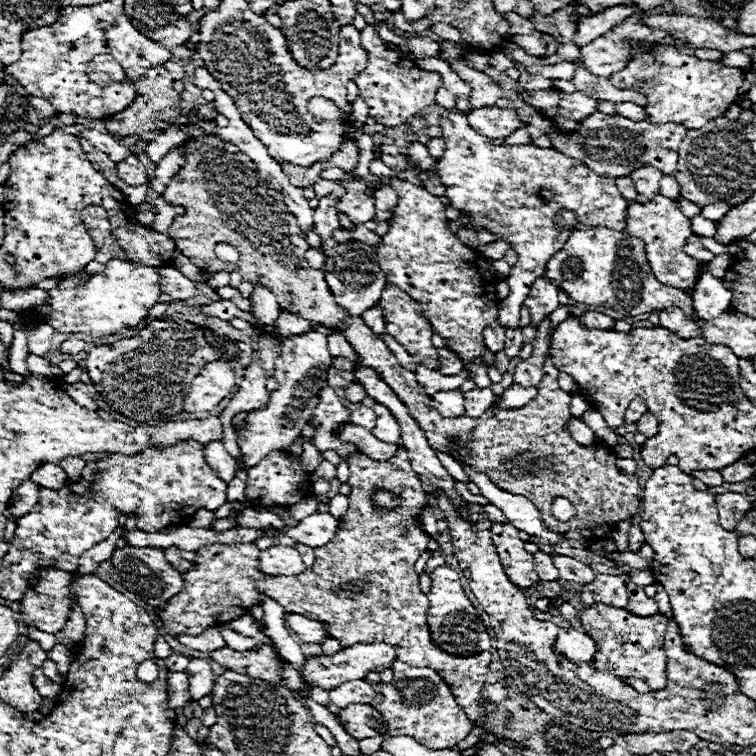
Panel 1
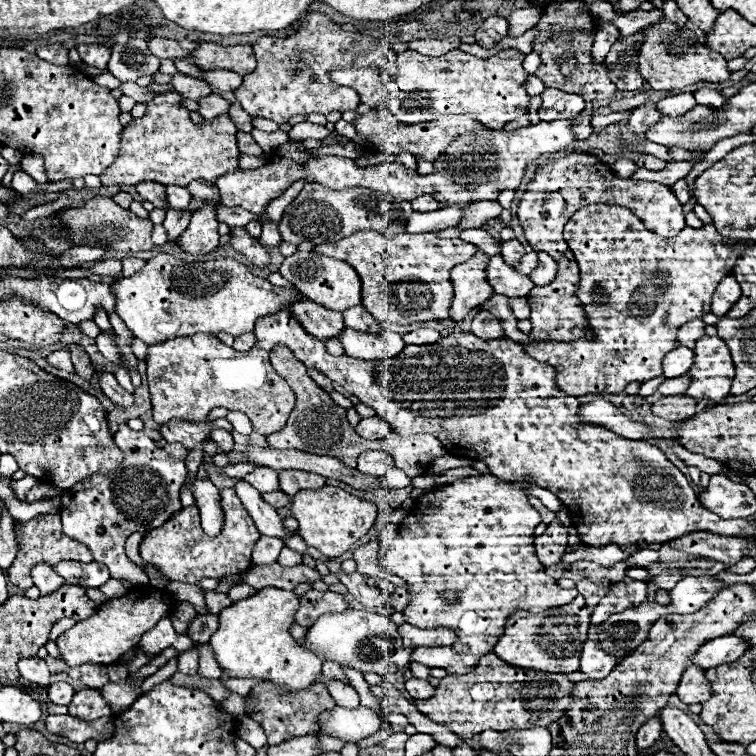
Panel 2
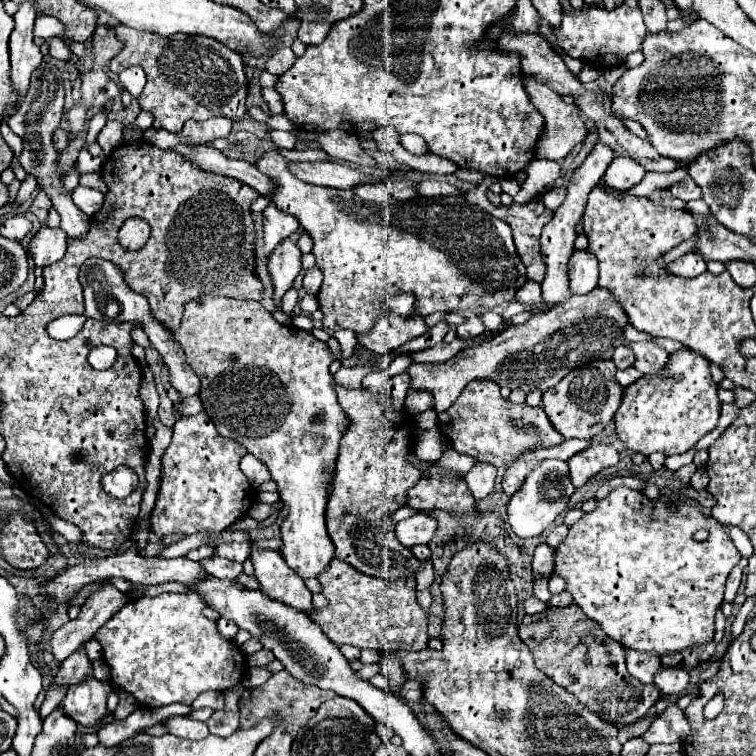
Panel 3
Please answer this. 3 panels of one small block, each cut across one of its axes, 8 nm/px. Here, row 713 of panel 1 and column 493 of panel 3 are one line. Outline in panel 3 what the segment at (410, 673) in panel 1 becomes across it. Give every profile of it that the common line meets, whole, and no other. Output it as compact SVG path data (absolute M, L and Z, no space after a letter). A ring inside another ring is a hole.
M472 380L466 384L464 392L456 398L456 404L448 412L438 412L438 430L452 442L452 446L472 456L478 462L490 462L496 468L514 462L528 448L550 448L564 440L556 428L552 428L542 406L534 408L524 404L514 404L500 394L500 386L492 380Z

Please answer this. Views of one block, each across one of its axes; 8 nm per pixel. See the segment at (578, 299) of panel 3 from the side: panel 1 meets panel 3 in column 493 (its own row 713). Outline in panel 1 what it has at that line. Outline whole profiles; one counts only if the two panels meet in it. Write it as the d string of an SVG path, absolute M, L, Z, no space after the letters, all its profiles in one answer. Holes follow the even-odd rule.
M350 704L344 710L340 710L340 722L344 724L346 732L354 736L356 740L362 738L374 738L382 732L386 732L386 722L378 710L374 710L370 704Z

